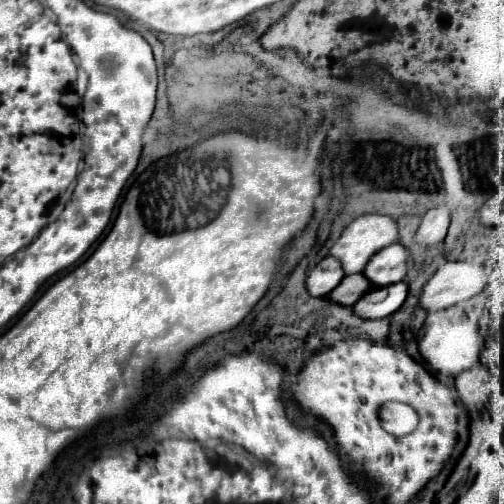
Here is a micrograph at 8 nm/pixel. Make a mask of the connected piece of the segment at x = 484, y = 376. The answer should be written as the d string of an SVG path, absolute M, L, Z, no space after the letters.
M477 365L455 377L457 395L463 401L469 415L479 413L481 409L487 407L487 403L489 403L487 383L489 383L489 371L485 365Z

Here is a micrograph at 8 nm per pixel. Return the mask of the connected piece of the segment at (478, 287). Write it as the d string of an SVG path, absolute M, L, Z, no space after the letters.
M447 261L425 283L419 295L419 307L425 311L441 311L459 301L467 301L481 293L489 273L485 265L467 261Z

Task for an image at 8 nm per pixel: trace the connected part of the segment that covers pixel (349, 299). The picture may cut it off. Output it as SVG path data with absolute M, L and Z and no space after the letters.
M359 273L359 275L347 275L341 279L341 283L327 295L333 303L353 307L367 291L371 289L371 283Z

